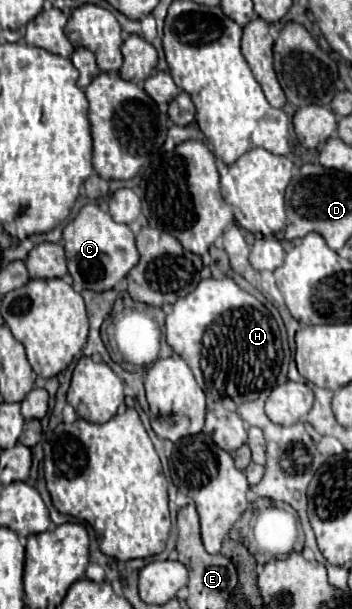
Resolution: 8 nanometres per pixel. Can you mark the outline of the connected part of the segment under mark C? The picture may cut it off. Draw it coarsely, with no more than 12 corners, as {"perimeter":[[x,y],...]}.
{"perimeter":[[98,205],[64,229],[74,289],[108,291],[138,263]]}

